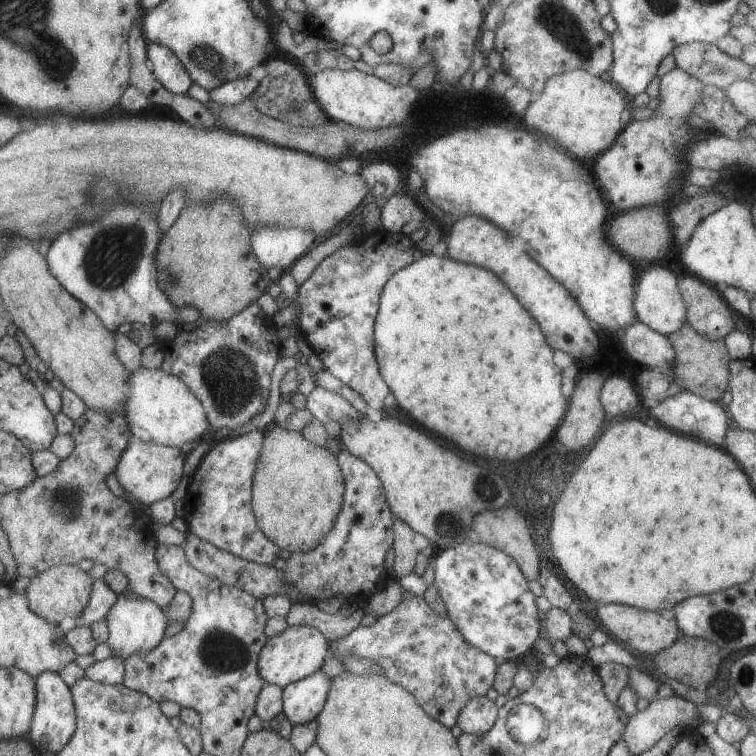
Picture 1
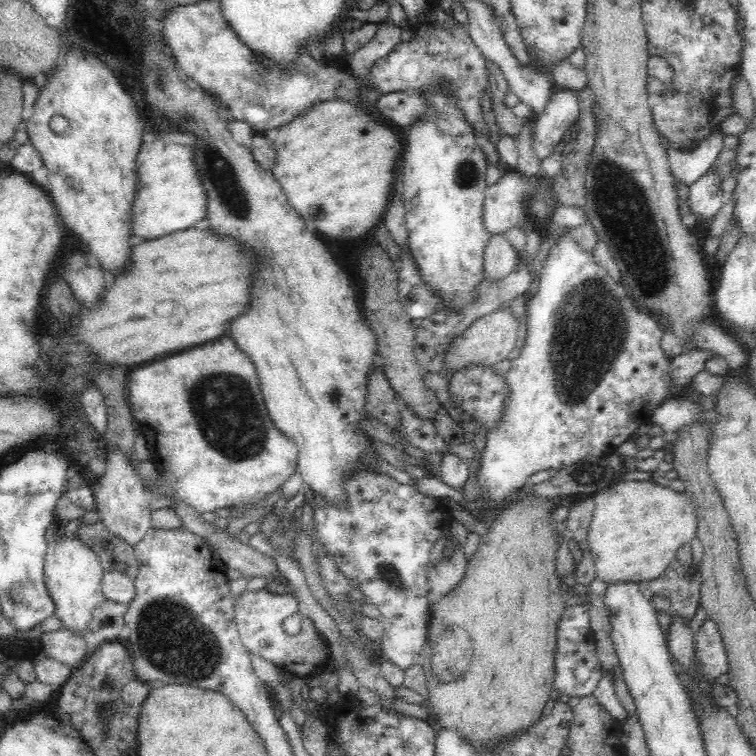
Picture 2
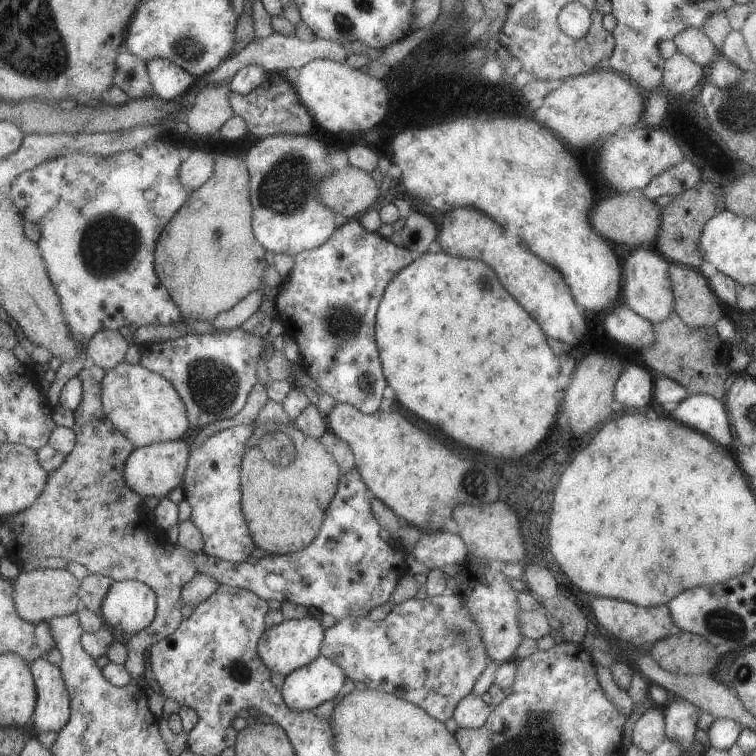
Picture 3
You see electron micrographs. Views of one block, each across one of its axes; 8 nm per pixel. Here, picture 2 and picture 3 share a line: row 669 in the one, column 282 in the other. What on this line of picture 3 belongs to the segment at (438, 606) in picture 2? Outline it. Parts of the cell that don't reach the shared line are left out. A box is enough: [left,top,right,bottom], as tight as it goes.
[241,422,340,555]

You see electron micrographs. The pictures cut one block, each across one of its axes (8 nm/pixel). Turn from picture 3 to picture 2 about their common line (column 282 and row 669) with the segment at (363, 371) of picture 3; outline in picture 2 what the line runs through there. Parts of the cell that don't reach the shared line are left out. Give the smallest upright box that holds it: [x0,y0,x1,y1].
[232,588,330,678]

